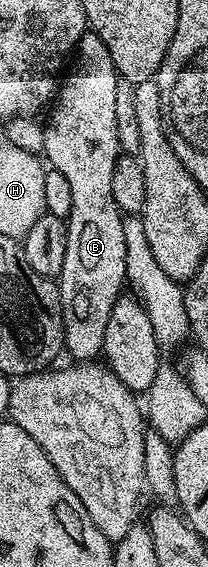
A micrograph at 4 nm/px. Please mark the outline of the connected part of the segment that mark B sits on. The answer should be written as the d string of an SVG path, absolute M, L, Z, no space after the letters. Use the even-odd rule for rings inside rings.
M90 30L84 32L83 37L79 39L70 68L62 77L57 95L50 105L51 117L45 120L42 155L50 167L65 174L73 193L73 210L66 219L65 262L57 278L63 311L65 352L66 355L71 355L72 361L91 362L102 353L105 326L109 326L109 314L113 314L113 306L124 293L127 284L125 237L122 230L124 213L120 212L117 202L113 202L113 166L117 166L117 158L121 154L117 142L115 105L117 82L121 77L113 66L113 58L109 58L105 42L101 42L99 35Z

